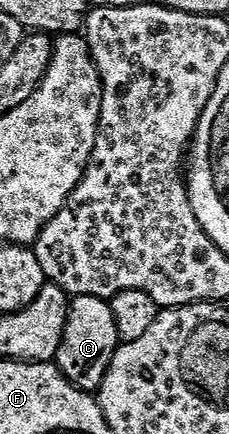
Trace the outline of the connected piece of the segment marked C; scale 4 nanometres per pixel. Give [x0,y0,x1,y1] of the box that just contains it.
[55,296,122,392]

